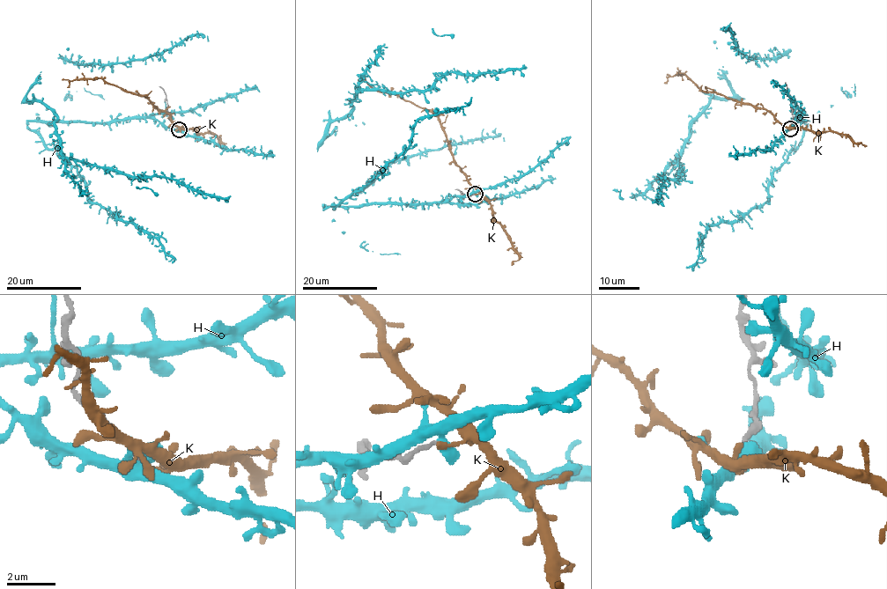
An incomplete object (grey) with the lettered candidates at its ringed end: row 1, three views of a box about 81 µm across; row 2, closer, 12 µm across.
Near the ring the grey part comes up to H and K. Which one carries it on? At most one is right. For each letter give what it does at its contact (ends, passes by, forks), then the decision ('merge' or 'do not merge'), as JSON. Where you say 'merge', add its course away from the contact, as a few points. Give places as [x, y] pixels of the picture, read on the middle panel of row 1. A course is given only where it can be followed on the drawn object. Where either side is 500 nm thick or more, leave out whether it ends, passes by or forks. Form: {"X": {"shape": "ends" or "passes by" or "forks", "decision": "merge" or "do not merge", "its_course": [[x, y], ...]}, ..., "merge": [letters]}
{"H": {"shape": "passes by", "decision": "do not merge"}, "K": {"shape": "ends", "decision": "do not merge"}, "merge": []}

